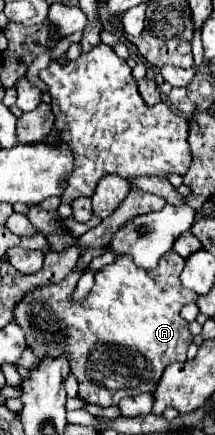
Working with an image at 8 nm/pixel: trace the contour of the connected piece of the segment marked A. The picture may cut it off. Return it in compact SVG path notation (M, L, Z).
M86 249L76 269L60 285L28 293L16 305L16 323L24 329L28 347L32 347L36 357L70 355L72 373L76 373L80 385L80 399L108 407L118 405L124 397L152 393L170 363L186 361L192 333L180 311L184 305L194 303L198 293L182 287L180 273L186 259L170 251L156 269L140 269L130 257L120 257L96 273L94 289L86 301L72 303L72 289L96 255L98 249Z

